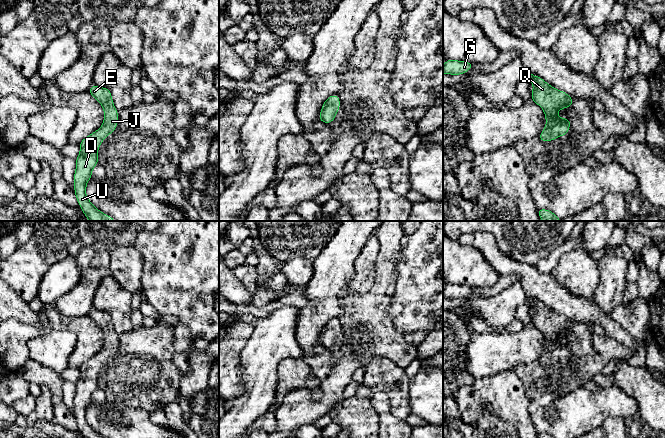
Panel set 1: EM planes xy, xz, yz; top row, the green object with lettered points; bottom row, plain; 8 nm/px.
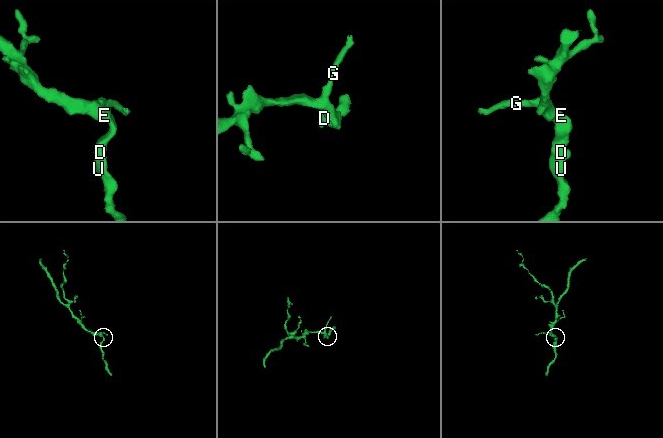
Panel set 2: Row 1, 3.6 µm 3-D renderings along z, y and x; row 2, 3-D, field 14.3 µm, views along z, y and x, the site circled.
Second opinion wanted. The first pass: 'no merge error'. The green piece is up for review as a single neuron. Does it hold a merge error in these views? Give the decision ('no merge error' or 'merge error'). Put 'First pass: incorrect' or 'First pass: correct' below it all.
no merge error
First pass: correct

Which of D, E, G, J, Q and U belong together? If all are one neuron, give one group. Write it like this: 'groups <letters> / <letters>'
groups D E G J Q U

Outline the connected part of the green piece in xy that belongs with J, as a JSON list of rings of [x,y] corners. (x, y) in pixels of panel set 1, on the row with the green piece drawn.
[[[92,85],[88,92],[100,102],[104,110],[102,127],[80,142],[80,153],[76,158],[74,191],[82,212],[89,221],[115,221],[98,210],[86,196],[86,186],[92,178],[92,169],[98,164],[98,149],[102,141],[115,131],[118,124],[118,111],[114,107],[110,89]]]

